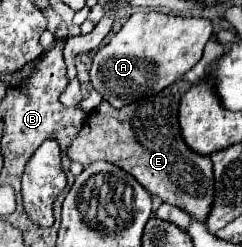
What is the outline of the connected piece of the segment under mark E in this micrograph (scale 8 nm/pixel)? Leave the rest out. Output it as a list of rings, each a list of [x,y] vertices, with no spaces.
[[[174,84],[150,98],[132,102],[122,110],[112,108],[104,100],[94,112],[88,114],[78,138],[74,138],[68,148],[68,156],[72,162],[80,162],[84,166],[108,160],[132,174],[152,196],[158,196],[162,202],[176,204],[204,222],[214,200],[212,162],[210,156],[194,154],[194,150],[182,142],[178,126],[180,96],[180,88]]]

